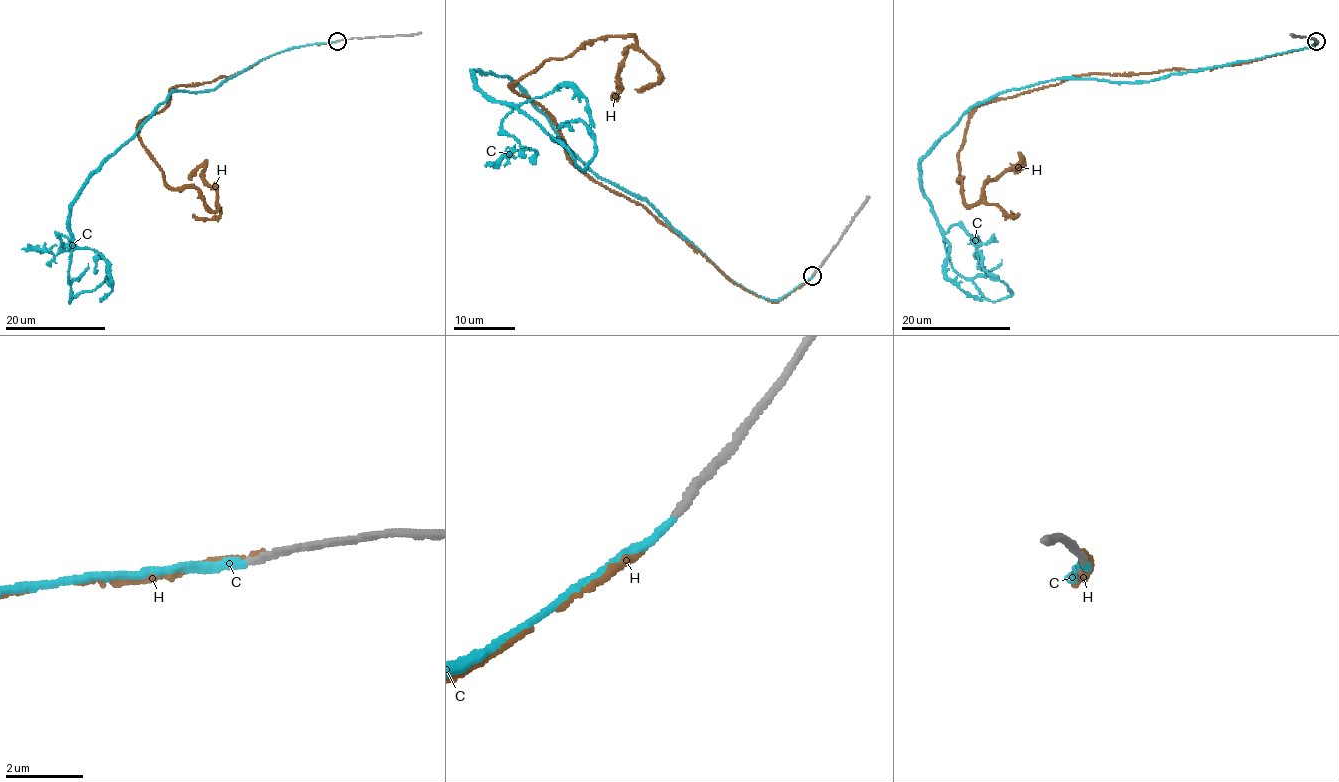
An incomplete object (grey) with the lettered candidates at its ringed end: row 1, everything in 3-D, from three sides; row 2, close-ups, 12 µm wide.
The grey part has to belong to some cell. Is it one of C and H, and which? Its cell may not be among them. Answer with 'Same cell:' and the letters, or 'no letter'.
Same cell: C

